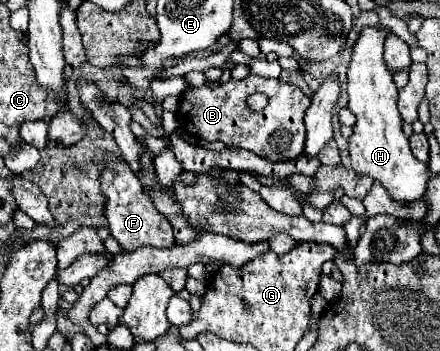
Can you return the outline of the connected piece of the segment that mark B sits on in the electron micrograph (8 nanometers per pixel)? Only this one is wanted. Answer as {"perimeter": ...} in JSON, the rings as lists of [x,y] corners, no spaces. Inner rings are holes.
{"perimeter":[[[250,73],[246,79],[230,79],[216,89],[210,83],[202,87],[186,87],[180,95],[180,107],[176,111],[180,131],[194,139],[222,141],[228,147],[248,149],[268,161],[288,161],[296,159],[304,151],[304,115],[310,105],[310,99],[302,93],[298,85],[284,83],[280,79],[264,79],[256,73]],[[254,91],[260,91],[268,97],[268,107],[260,113],[254,113],[246,107],[246,97]]]}

